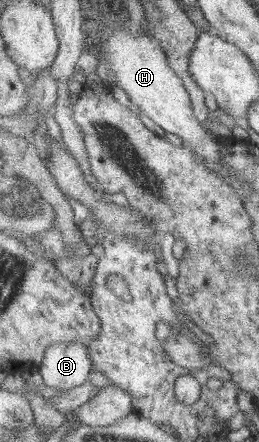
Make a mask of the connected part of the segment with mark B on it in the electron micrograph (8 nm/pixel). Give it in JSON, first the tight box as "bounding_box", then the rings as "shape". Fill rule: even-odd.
{"bounding_box":[39,343,92,389],"shape":[[[56,343],[46,351],[39,373],[46,386],[74,389],[88,383],[92,364],[89,347],[84,343]]]}

